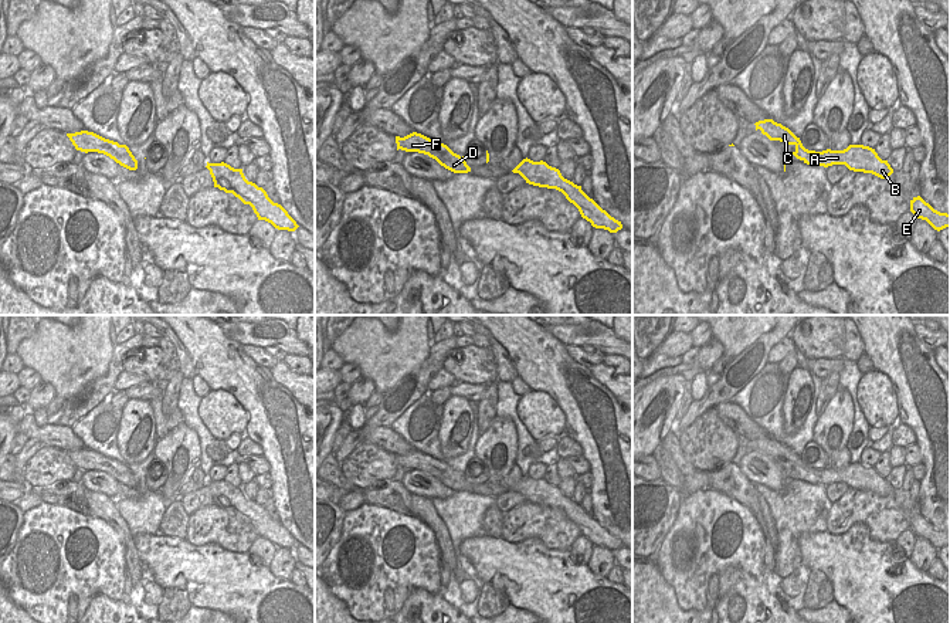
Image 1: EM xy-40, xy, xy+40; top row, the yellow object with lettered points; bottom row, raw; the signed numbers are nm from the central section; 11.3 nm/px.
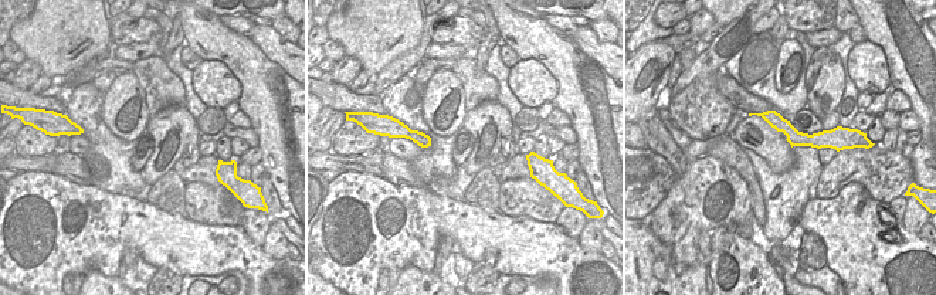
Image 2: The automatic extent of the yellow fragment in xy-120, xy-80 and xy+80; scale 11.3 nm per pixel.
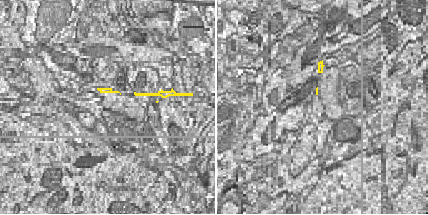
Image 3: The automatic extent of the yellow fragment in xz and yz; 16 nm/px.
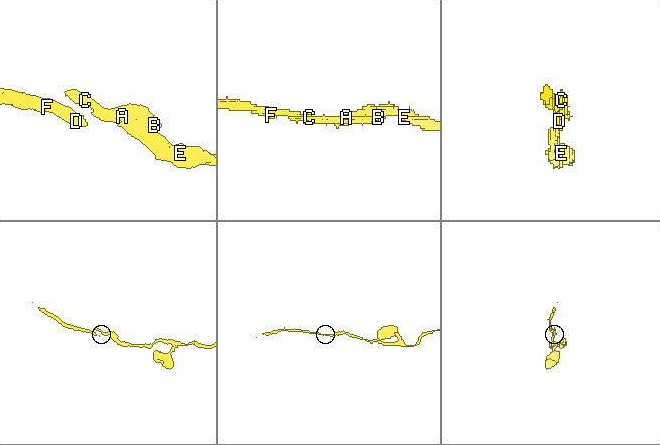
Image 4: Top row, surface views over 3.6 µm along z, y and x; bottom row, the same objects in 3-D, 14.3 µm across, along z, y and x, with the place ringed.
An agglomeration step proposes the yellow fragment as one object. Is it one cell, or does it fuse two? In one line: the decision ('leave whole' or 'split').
leave whole

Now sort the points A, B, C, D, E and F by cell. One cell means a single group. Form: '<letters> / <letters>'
A B C D E F

